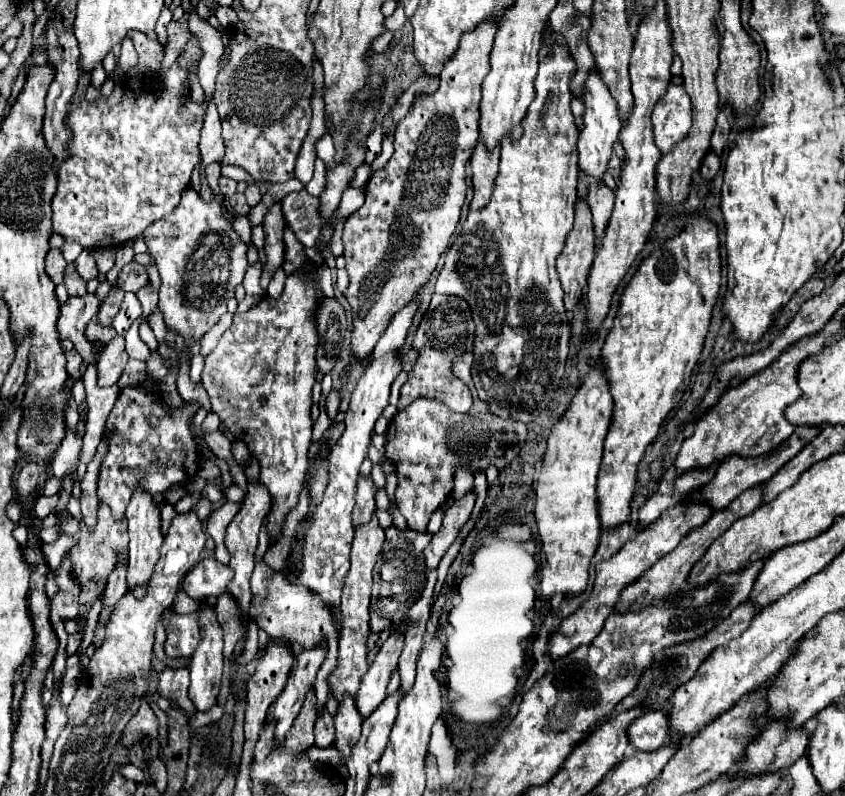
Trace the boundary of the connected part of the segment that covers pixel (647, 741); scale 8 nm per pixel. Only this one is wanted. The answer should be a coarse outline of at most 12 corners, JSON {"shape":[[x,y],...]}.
{"shape":[[649,710],[629,726],[637,750],[653,752],[669,740],[665,710]]}

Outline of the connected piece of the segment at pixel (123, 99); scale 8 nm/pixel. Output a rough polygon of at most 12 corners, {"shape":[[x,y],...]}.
{"shape":[[115,86],[69,106],[53,232],[117,246],[179,204],[203,106]]}

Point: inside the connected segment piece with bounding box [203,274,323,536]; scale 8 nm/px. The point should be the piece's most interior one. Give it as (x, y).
(259, 378)

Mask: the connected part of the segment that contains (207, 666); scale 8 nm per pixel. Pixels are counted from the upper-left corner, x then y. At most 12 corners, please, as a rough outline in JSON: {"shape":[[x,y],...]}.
{"shape":[[201,604],[203,640],[191,656],[189,698],[197,712],[217,704],[223,632]]}

